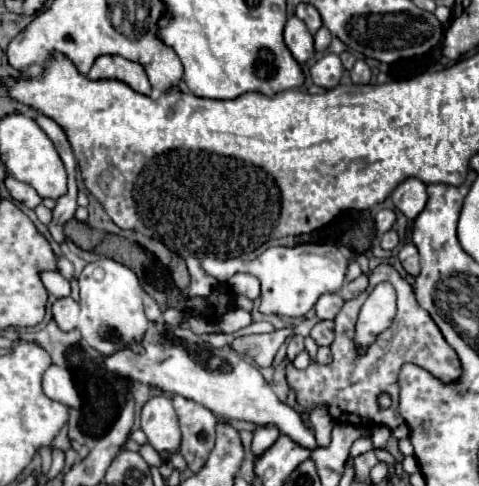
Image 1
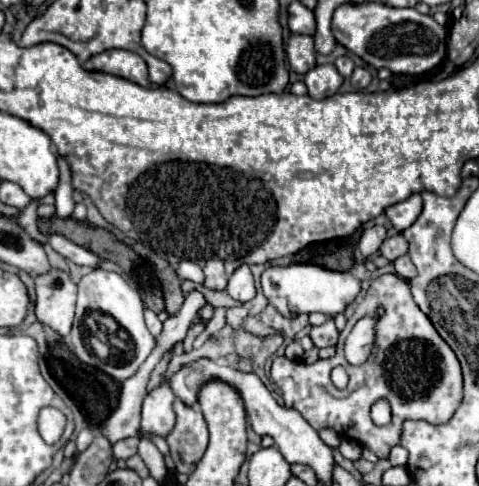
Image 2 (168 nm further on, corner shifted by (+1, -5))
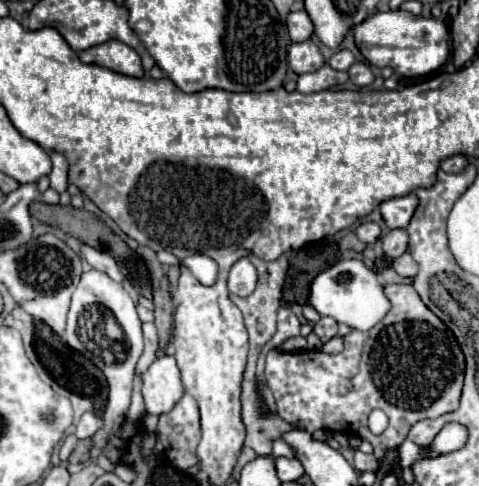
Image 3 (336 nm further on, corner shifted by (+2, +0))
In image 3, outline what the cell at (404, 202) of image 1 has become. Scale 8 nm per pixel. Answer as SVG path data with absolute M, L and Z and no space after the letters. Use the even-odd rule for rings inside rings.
M406 194L400 198L390 198L380 204L380 214L388 228L406 228L414 210L418 206L416 194Z

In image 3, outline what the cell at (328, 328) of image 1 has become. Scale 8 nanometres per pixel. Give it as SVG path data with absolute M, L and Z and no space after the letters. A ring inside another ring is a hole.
M320 318L316 324L314 324L314 332L318 334L318 338L322 342L328 342L330 338L334 338L338 334L338 324L334 318Z

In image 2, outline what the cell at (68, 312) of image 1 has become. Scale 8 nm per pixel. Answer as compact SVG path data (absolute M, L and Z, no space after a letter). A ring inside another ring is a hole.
M53 269L47 275L35 277L37 289L37 319L57 331L59 335L67 337L73 325L75 315L75 299L77 287L71 277L63 271Z

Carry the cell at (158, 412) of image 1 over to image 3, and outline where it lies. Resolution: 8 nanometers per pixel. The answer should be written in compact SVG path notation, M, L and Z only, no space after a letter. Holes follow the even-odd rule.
M172 356L158 358L142 374L142 380L144 380L142 396L144 396L146 412L150 414L160 416L170 412L184 394L184 388L180 382L180 370Z

